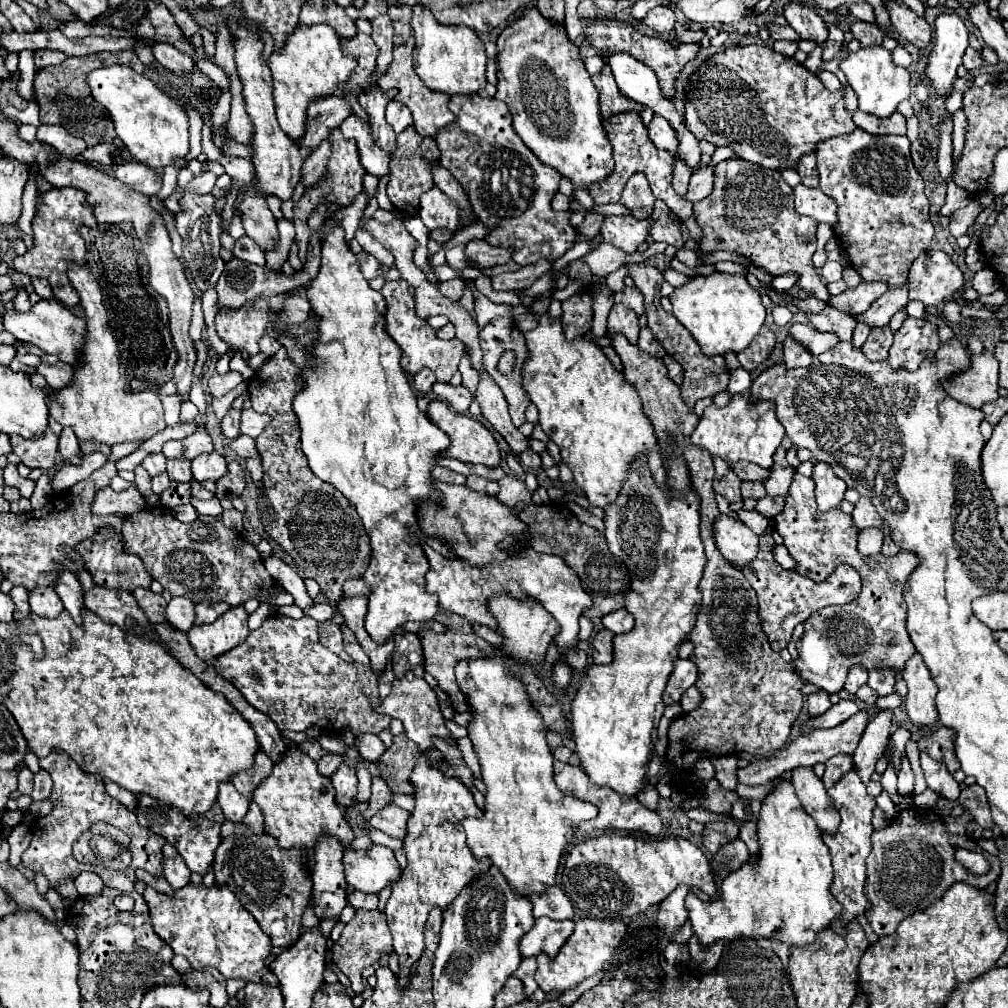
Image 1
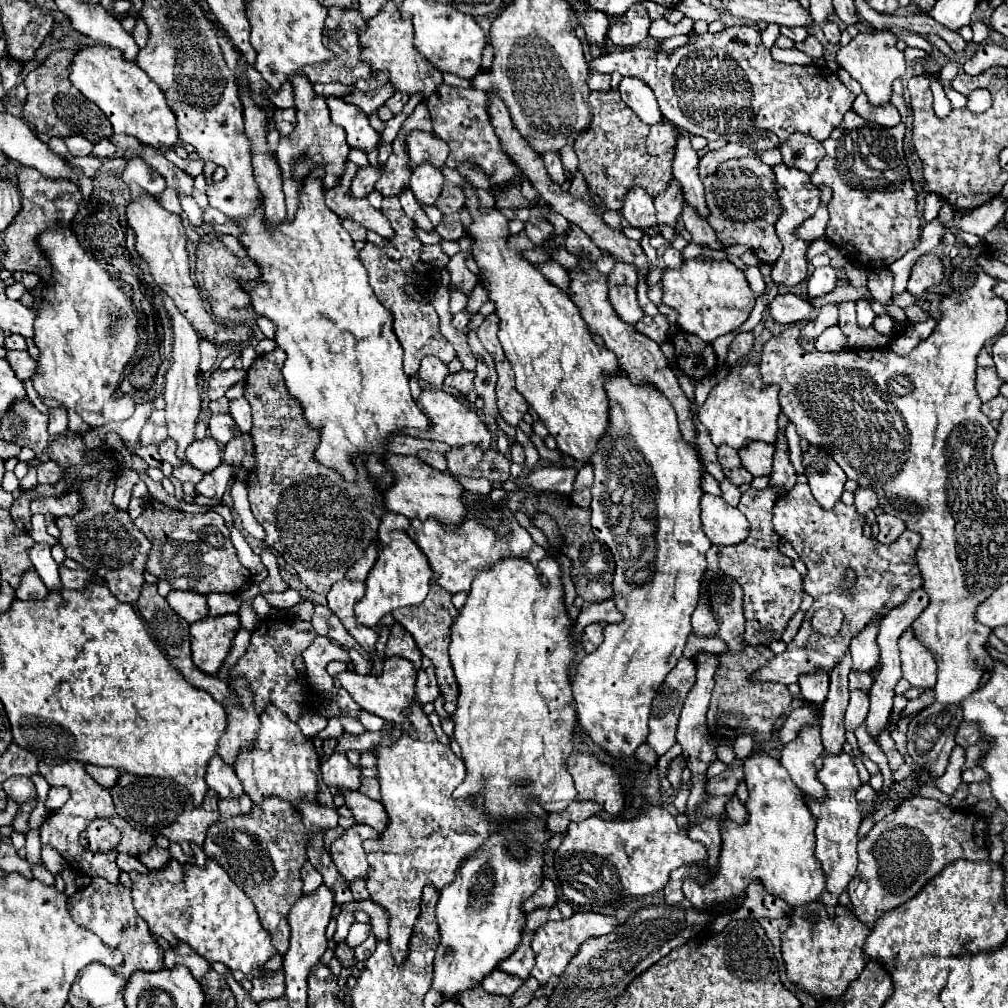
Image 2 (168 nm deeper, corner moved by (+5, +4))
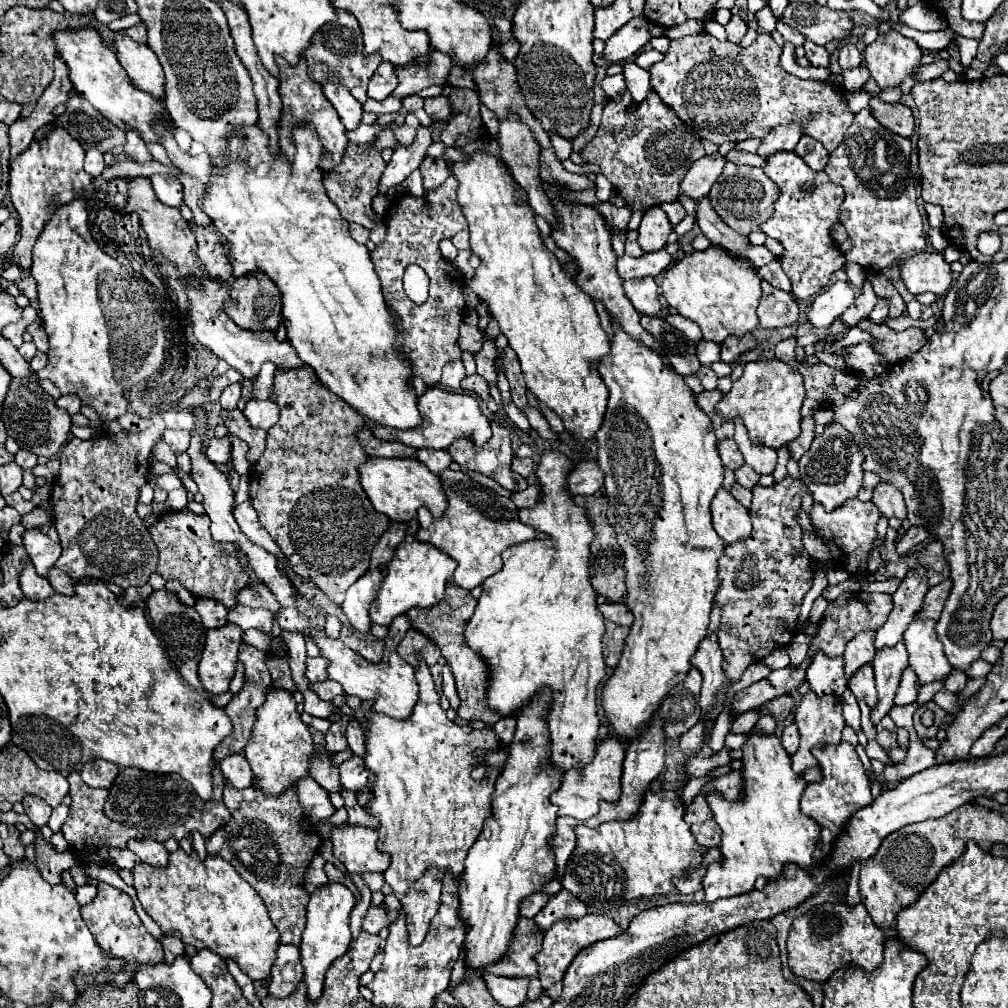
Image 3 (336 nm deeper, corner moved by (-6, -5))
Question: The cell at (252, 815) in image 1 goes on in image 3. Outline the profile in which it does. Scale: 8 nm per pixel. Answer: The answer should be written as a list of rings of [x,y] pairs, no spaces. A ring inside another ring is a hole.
[[[232,786],[224,788],[224,804],[230,812],[234,812],[242,800],[252,802],[256,798],[256,790],[252,786],[248,786],[248,790],[232,790]]]

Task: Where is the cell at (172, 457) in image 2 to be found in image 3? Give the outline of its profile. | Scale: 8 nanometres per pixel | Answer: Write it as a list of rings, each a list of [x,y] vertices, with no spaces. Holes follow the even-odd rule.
[[[166,430],[164,442],[168,442],[174,452],[184,452],[188,448],[188,442],[190,442],[190,432],[186,432],[186,430]]]

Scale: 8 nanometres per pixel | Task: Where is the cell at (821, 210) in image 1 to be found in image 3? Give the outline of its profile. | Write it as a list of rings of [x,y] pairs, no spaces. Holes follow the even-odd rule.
[[[780,150],[768,156],[762,170],[780,188],[780,196],[772,218],[760,224],[760,230],[782,242],[784,254],[780,256],[780,266],[792,282],[792,294],[798,300],[808,300],[830,284],[830,276],[840,270],[846,260],[830,236],[830,228],[838,222],[838,208],[844,200],[844,188],[834,184],[824,170],[816,172],[808,168],[796,152]]]

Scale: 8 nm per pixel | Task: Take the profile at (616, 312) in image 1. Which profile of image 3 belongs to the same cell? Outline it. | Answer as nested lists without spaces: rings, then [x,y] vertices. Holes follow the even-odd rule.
[[[646,276],[640,280],[626,280],[624,292],[640,314],[644,314],[644,316],[660,314],[662,306],[658,302],[658,286],[652,276]]]

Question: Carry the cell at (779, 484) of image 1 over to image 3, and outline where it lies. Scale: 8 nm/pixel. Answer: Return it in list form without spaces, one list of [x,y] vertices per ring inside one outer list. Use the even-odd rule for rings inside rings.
[[[734,418],[734,424],[736,424],[734,440],[736,440],[746,464],[752,466],[758,474],[772,474],[774,466],[776,466],[776,450],[772,450],[768,446],[754,444],[748,438],[746,426],[744,426],[744,422],[740,422],[740,418]]]

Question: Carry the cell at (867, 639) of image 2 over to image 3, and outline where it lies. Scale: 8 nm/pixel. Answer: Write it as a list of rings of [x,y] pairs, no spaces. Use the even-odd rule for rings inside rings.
[[[916,566],[906,574],[900,588],[892,596],[894,608],[892,608],[886,624],[880,630],[876,630],[876,642],[874,642],[876,648],[894,646],[902,640],[902,634],[908,628],[908,624],[912,622],[918,608],[922,606],[922,598],[928,588],[930,586],[928,586],[922,566]]]

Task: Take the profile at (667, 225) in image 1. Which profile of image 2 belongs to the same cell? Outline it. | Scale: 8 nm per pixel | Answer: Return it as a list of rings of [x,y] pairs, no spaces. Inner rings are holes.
[[[671,183],[665,193],[655,197],[655,209],[657,209],[657,225],[669,225],[675,229],[677,217],[681,215],[681,189],[677,189],[677,183]]]

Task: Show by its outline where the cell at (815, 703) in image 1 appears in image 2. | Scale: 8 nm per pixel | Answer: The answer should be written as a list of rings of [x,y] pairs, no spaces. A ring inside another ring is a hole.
[[[817,671],[811,675],[803,675],[799,679],[799,687],[801,687],[801,695],[805,701],[815,703],[815,705],[823,705],[827,691],[829,691],[829,673]]]

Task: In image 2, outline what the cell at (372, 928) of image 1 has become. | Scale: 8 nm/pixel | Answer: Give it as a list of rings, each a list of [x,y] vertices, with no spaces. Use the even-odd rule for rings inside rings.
[[[339,943],[337,947],[335,947],[335,957],[341,961],[341,965],[343,967],[347,967],[349,971],[351,971],[351,967],[355,965],[355,951],[353,951],[353,947],[349,947],[347,943]]]

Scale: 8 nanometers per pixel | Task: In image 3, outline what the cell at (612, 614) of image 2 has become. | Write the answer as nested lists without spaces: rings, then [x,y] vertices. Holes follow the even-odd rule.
[[[604,602],[600,606],[600,612],[604,614],[606,620],[612,620],[620,626],[632,626],[632,622],[634,622],[634,616],[624,602]]]

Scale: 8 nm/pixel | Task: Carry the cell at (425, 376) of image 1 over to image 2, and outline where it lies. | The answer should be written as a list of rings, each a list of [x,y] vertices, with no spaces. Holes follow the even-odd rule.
[[[425,357],[421,361],[421,367],[419,367],[419,381],[425,383],[425,385],[431,385],[431,387],[441,387],[443,385],[443,379],[449,375],[447,371],[447,365],[437,359],[437,357]]]

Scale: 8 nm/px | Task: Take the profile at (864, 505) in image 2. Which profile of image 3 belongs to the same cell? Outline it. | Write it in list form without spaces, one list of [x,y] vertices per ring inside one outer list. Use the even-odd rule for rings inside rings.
[[[880,482],[874,490],[874,498],[872,502],[878,506],[880,514],[886,518],[906,518],[906,506],[904,506],[904,496],[900,494],[900,490],[896,490],[896,486],[888,484],[888,482]]]

